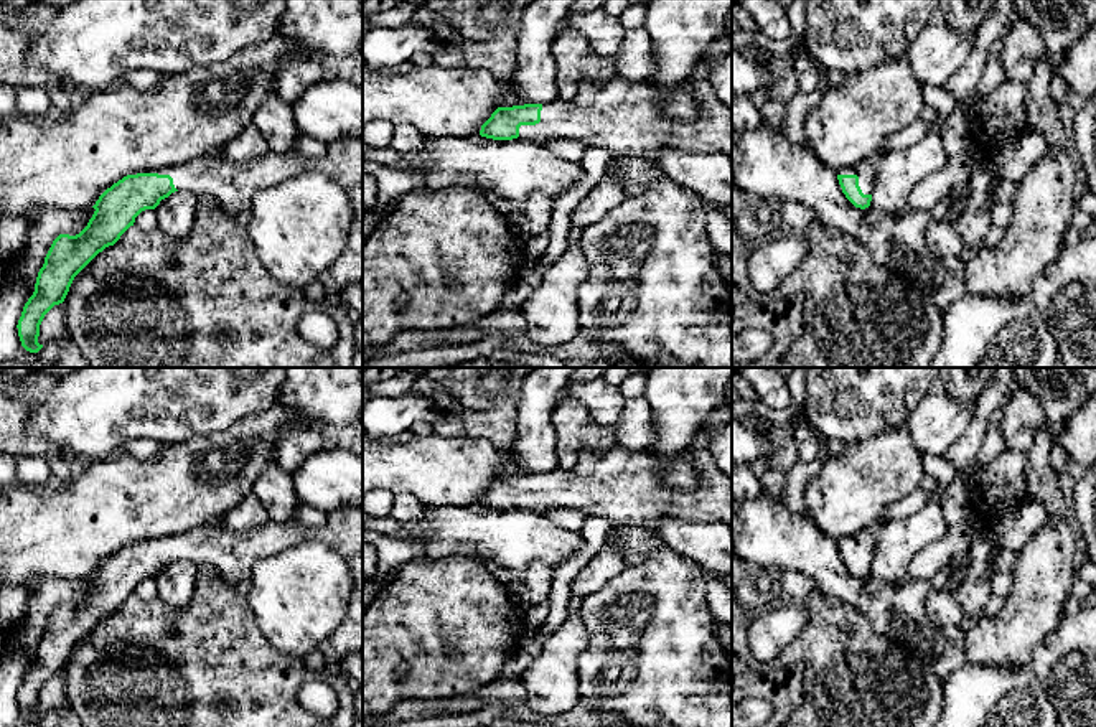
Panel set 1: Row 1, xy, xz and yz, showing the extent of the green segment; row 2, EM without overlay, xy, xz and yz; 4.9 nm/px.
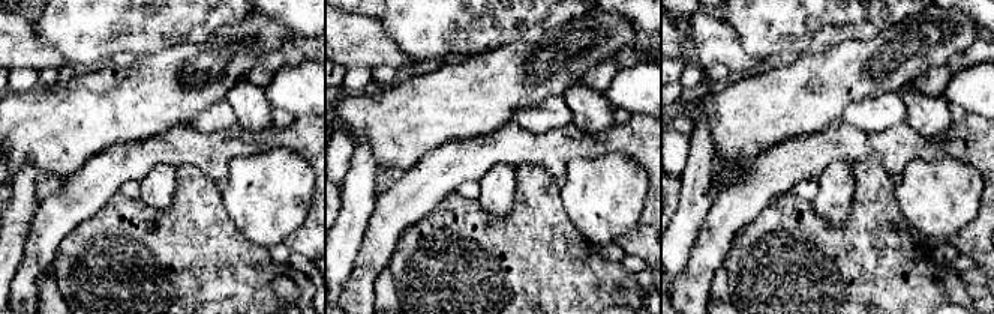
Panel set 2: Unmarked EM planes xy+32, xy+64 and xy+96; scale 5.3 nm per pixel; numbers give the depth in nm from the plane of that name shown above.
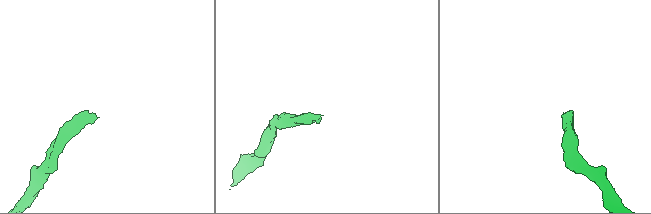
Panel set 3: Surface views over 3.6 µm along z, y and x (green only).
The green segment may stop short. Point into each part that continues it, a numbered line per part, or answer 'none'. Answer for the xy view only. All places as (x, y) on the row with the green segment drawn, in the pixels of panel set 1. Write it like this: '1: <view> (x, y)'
1: xy (233, 183)

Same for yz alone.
1: yz (866, 170)

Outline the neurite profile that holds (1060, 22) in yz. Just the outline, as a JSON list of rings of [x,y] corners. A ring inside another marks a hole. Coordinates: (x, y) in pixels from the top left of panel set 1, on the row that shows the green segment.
[[[1012,0],[1012,8],[1017,12],[1020,20],[1033,25],[1043,40],[1045,61],[1052,68],[1050,97],[1060,106],[1071,89],[1068,82],[1058,74],[1056,68],[1070,45],[1083,36],[1089,28],[1083,18],[1081,0]]]

